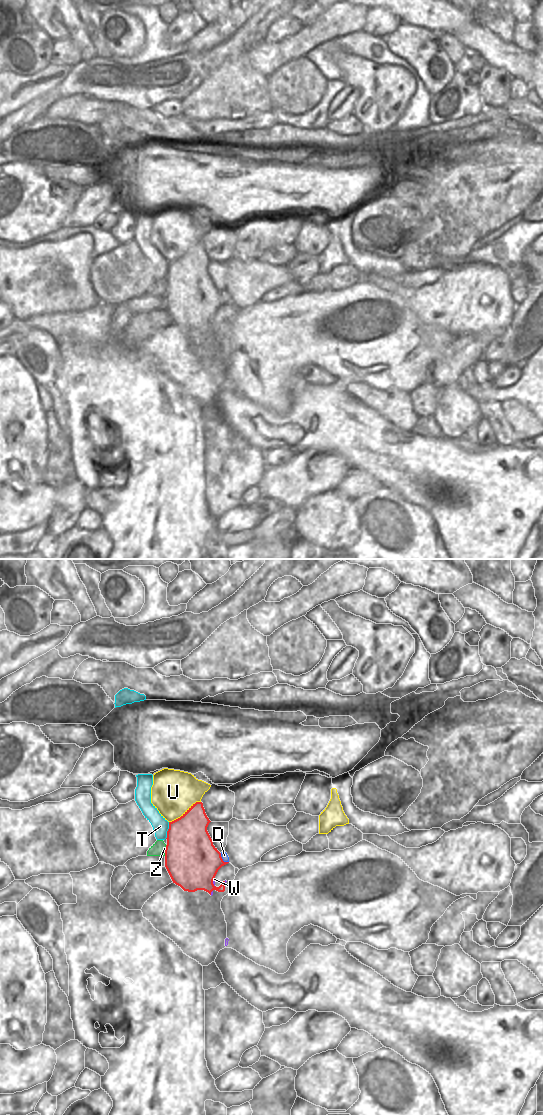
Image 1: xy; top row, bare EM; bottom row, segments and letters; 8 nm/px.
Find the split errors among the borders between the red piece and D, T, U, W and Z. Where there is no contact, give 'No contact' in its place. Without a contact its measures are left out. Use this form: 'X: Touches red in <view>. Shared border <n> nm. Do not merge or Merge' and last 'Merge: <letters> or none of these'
D: Touches red in xy. Shared border 100 nm. Do not merge
T: Touches red in xy. Shared border 140 nm. Do not merge
U: Touches red in xy. Shared border 300 nm. Do not merge
W: Touches red in xy. Shared border 60 nm. Merge
Z: Touches red in xy. Shared border 90 nm. Do not merge
Merge: W

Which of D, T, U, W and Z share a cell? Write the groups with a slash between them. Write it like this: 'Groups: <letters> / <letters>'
Groups: D / T / U / W / Z

